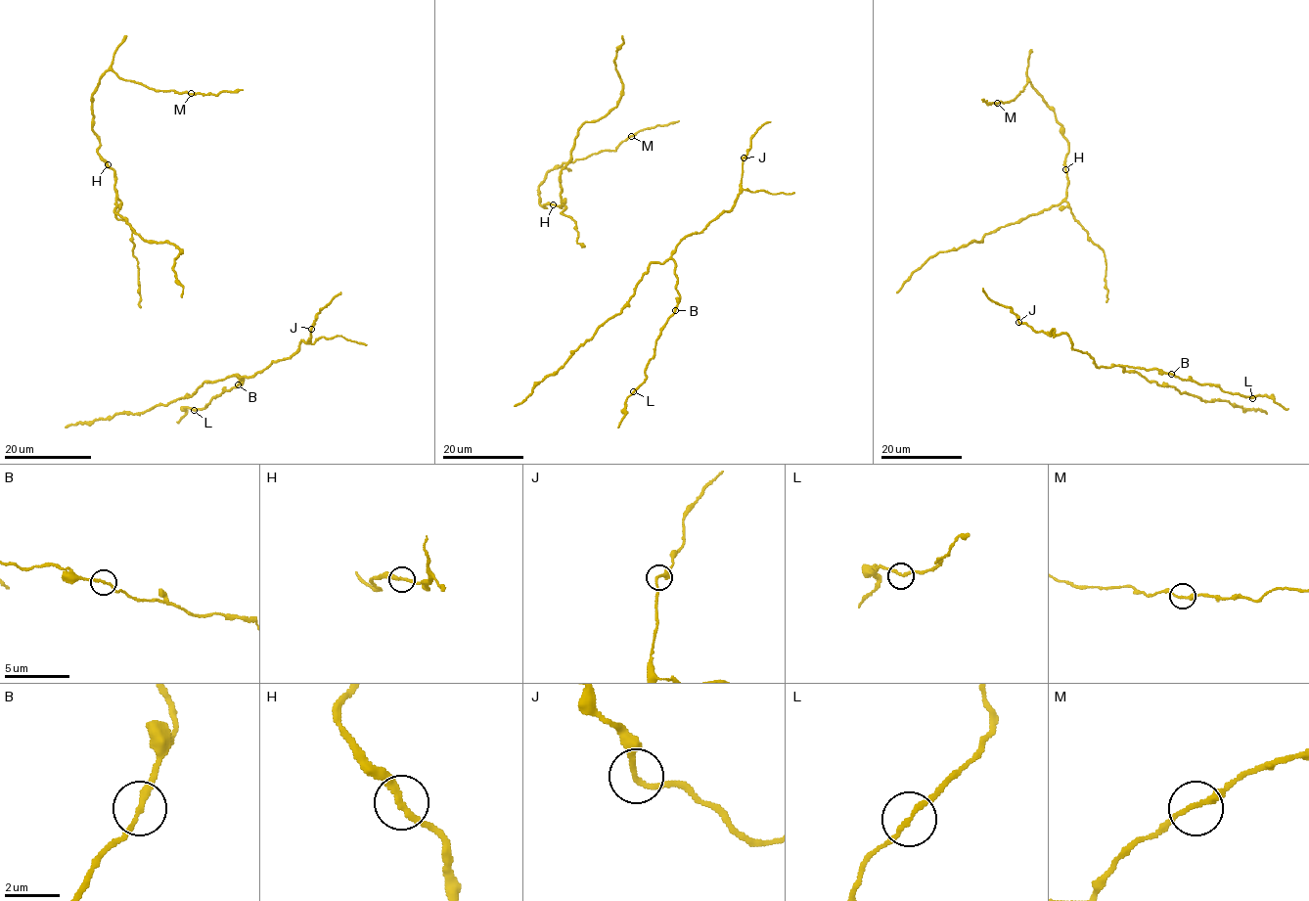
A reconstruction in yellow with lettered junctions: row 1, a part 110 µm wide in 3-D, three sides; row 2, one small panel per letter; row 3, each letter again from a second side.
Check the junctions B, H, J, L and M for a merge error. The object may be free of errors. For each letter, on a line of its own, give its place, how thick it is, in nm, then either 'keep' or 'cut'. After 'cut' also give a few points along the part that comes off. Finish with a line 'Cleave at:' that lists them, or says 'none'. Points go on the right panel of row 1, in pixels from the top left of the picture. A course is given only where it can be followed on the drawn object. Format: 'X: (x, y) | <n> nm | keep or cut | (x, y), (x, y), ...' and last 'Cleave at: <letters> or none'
B: (1171, 374) | 200 nm | keep
H: (1065, 169) | 200 nm | keep
J: (1018, 322) | 200 nm | keep
L: (1252, 398) | 200 nm | keep
M: (997, 103) | 200 nm | keep
Cleave at: none

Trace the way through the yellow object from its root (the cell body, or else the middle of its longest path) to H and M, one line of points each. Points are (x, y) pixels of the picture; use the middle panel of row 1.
H: (581, 246), (576, 240), (576, 223), (561, 212), (564, 206), (553, 204)
M: (581, 246), (576, 223), (561, 212), (564, 205), (538, 202), (538, 186), (553, 167), (614, 151), (631, 136)

